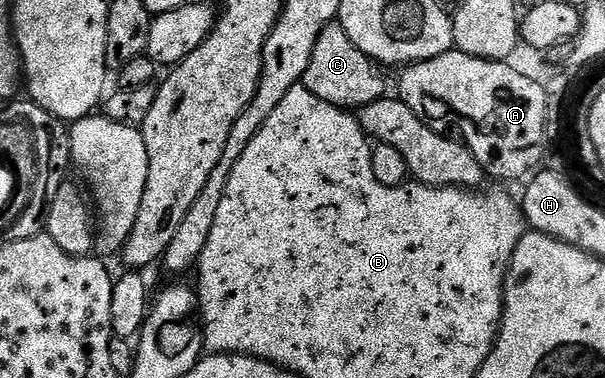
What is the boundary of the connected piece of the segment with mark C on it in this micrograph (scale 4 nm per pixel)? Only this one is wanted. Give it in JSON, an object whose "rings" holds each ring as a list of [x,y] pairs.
{"rings":[[[334,21],[319,33],[319,41],[315,41],[315,51],[311,53],[311,65],[307,65],[303,86],[315,93],[319,101],[327,101],[342,109],[360,109],[386,98],[381,71],[382,68],[365,56],[351,37],[347,37],[340,22]]]}

